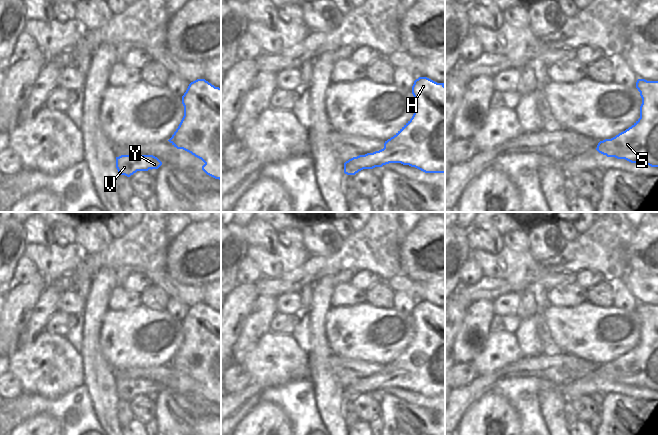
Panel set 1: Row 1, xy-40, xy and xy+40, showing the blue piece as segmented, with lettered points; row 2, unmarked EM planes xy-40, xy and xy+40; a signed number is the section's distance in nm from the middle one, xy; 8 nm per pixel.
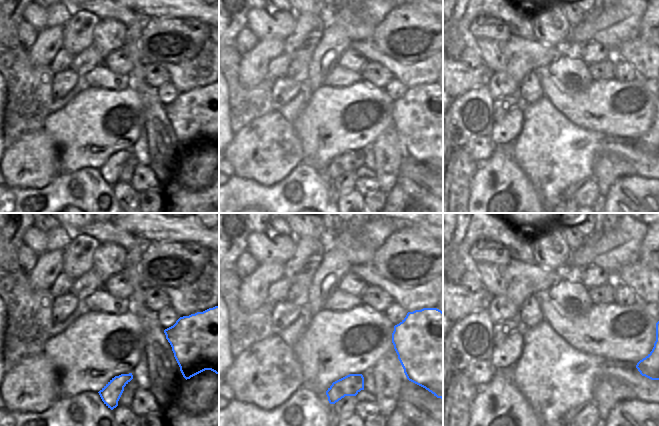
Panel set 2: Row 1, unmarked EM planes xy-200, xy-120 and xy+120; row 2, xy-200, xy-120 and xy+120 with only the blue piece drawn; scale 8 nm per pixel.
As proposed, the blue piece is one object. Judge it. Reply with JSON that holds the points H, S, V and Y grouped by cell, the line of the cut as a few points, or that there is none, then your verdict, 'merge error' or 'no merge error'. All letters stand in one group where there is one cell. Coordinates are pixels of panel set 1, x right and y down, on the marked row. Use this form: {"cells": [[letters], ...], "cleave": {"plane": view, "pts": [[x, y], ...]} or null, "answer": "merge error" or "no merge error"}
{"cells": [["H", "S"], ["V", "Y"]], "cleave": {"plane": "xy", "pts": [[390, 142], [391, 149], [388, 152], [385, 163]]}, "answer": "merge error"}

